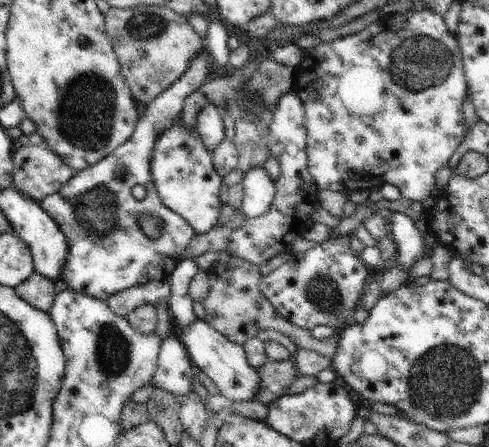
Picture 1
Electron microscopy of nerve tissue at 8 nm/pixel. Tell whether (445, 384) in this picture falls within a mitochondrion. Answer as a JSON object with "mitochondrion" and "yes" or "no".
{"mitochondrion":"yes"}

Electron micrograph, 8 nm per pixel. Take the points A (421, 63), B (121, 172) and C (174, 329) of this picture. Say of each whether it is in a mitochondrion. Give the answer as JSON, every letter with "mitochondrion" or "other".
{"A":"mitochondrion","B":"mitochondrion","C":"other"}

